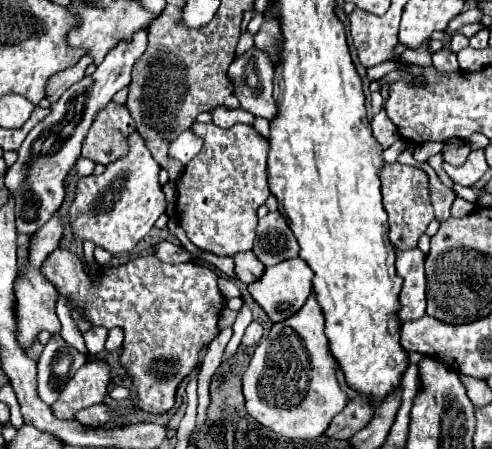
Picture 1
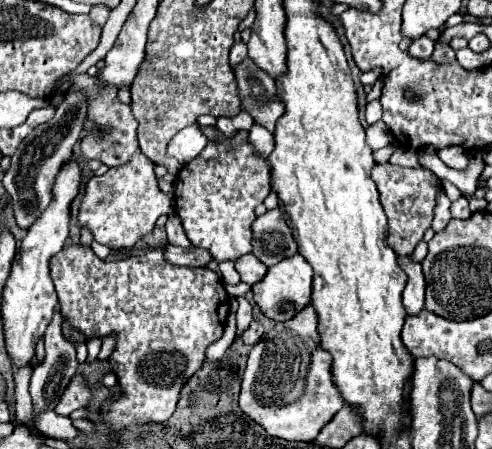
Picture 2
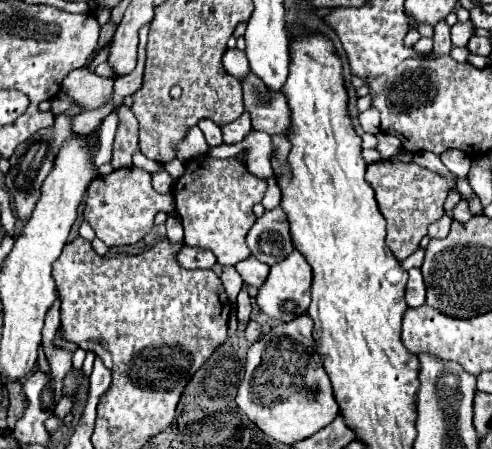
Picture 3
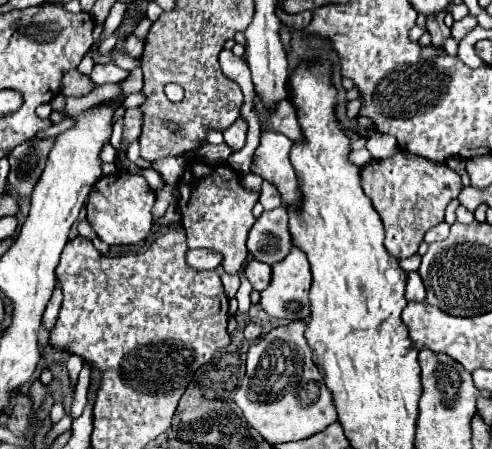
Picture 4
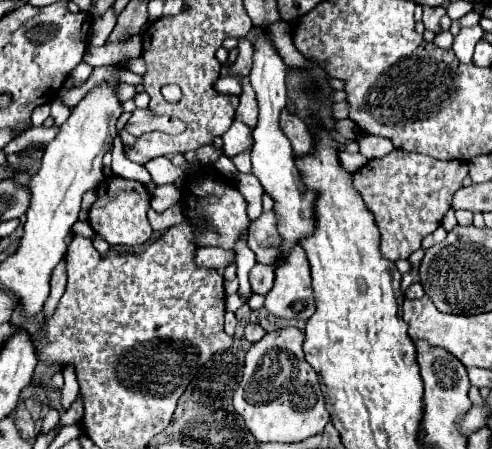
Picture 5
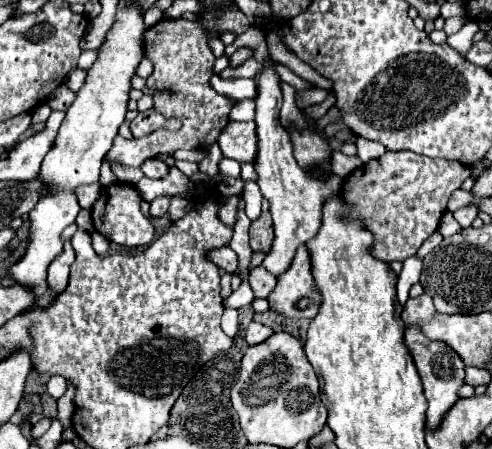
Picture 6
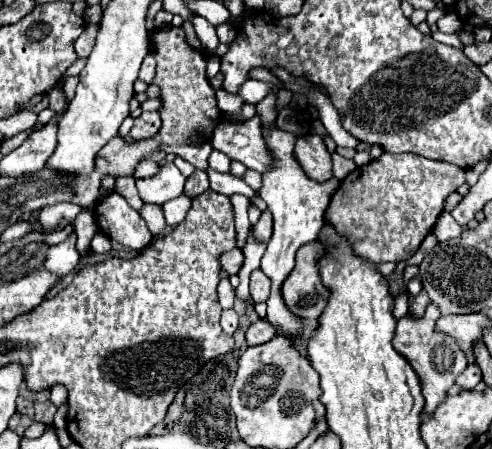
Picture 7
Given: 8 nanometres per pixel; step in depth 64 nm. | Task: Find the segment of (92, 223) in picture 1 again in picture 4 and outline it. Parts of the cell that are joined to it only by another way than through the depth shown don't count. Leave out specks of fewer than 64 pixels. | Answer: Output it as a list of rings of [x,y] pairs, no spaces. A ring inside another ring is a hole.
[[[116,172],[112,176],[102,176],[92,192],[86,206],[86,220],[92,224],[94,232],[106,244],[138,244],[152,230],[152,206],[156,202],[154,192],[142,176],[128,172]]]

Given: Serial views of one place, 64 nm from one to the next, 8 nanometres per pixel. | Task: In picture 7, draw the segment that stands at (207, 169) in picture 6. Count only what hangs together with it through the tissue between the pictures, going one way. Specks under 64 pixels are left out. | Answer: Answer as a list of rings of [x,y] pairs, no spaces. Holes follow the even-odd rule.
[[[212,149],[212,152],[209,156],[208,163],[210,168],[222,172],[222,173],[230,173],[230,163],[231,160],[225,154],[218,150]]]

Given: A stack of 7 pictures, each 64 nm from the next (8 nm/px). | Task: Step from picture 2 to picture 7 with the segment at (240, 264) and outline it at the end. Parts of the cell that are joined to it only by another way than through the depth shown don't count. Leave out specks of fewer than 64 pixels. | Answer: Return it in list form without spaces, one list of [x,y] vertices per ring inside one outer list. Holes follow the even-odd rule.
[[[254,270],[250,276],[250,296],[256,304],[268,300],[268,288],[270,288],[268,276],[264,276],[264,272],[260,270]]]

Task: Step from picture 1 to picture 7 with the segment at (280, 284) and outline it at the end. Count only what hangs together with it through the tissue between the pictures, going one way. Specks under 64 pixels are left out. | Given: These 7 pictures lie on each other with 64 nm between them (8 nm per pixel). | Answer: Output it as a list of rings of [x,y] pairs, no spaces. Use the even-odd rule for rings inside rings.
[[[320,242],[300,246],[296,252],[296,268],[290,272],[288,280],[284,280],[284,300],[296,316],[318,318],[328,304],[330,290],[322,284],[318,272],[320,256],[324,256]]]

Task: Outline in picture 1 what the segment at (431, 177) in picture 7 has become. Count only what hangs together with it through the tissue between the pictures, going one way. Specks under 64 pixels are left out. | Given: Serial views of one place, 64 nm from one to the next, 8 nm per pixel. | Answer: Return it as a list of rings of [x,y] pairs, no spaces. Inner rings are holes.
[[[384,164],[380,168],[380,182],[382,182],[382,204],[388,214],[388,226],[390,226],[390,242],[396,250],[410,250],[416,248],[418,238],[426,232],[428,224],[434,220],[432,202],[430,202],[430,184],[428,174],[420,168],[404,166],[404,164]]]

